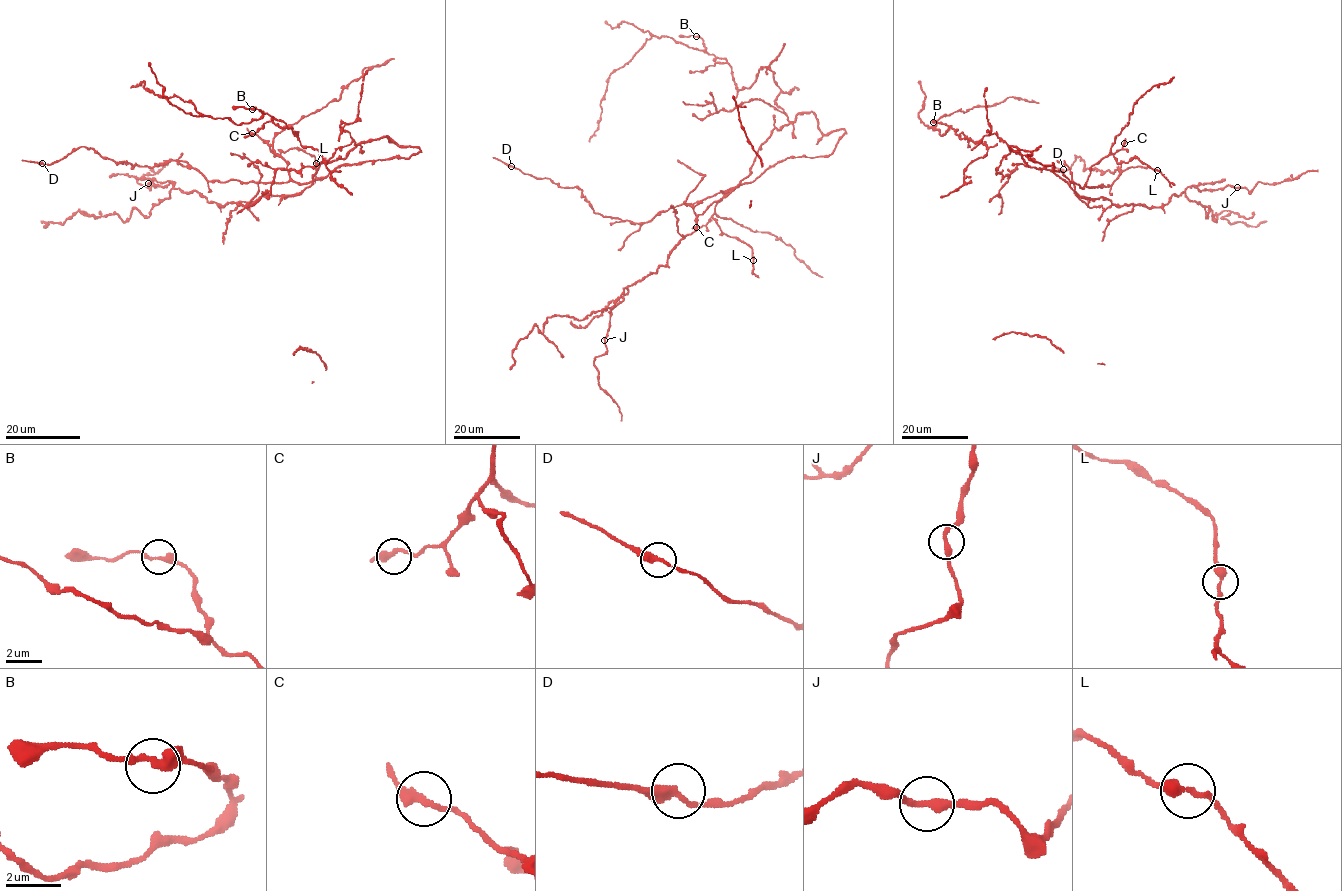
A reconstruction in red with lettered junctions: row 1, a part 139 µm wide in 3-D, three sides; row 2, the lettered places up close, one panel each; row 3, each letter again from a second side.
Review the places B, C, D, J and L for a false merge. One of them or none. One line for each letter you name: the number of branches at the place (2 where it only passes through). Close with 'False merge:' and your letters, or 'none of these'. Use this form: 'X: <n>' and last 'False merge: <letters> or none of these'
False merge: none of these

